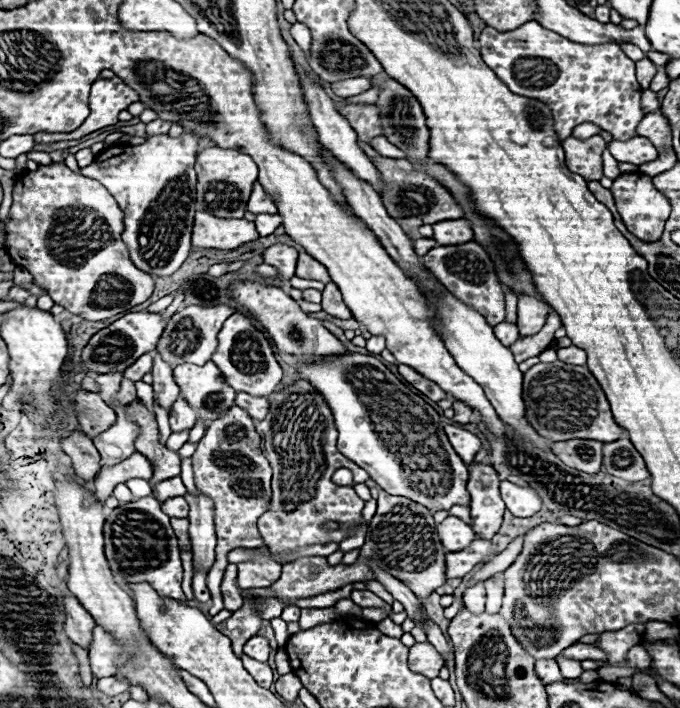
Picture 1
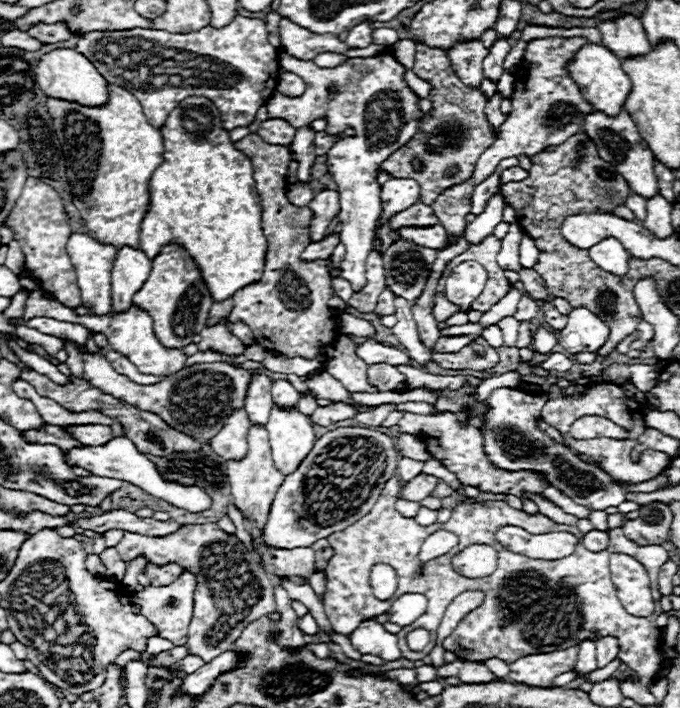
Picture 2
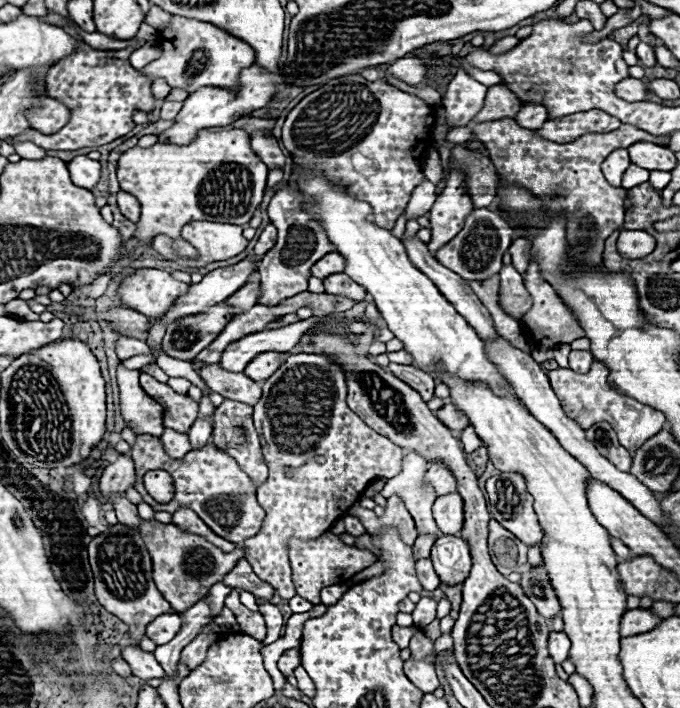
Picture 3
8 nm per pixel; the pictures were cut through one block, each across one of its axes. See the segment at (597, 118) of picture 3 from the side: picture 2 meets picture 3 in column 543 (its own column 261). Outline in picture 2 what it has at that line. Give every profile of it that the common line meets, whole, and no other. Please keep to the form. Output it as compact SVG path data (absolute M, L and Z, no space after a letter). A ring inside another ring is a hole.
M268 119L260 126L258 134L260 134L260 138L264 138L264 142L288 146L288 144L292 144L292 140L294 140L294 136L296 136L296 128L290 126L290 124L283 119Z

